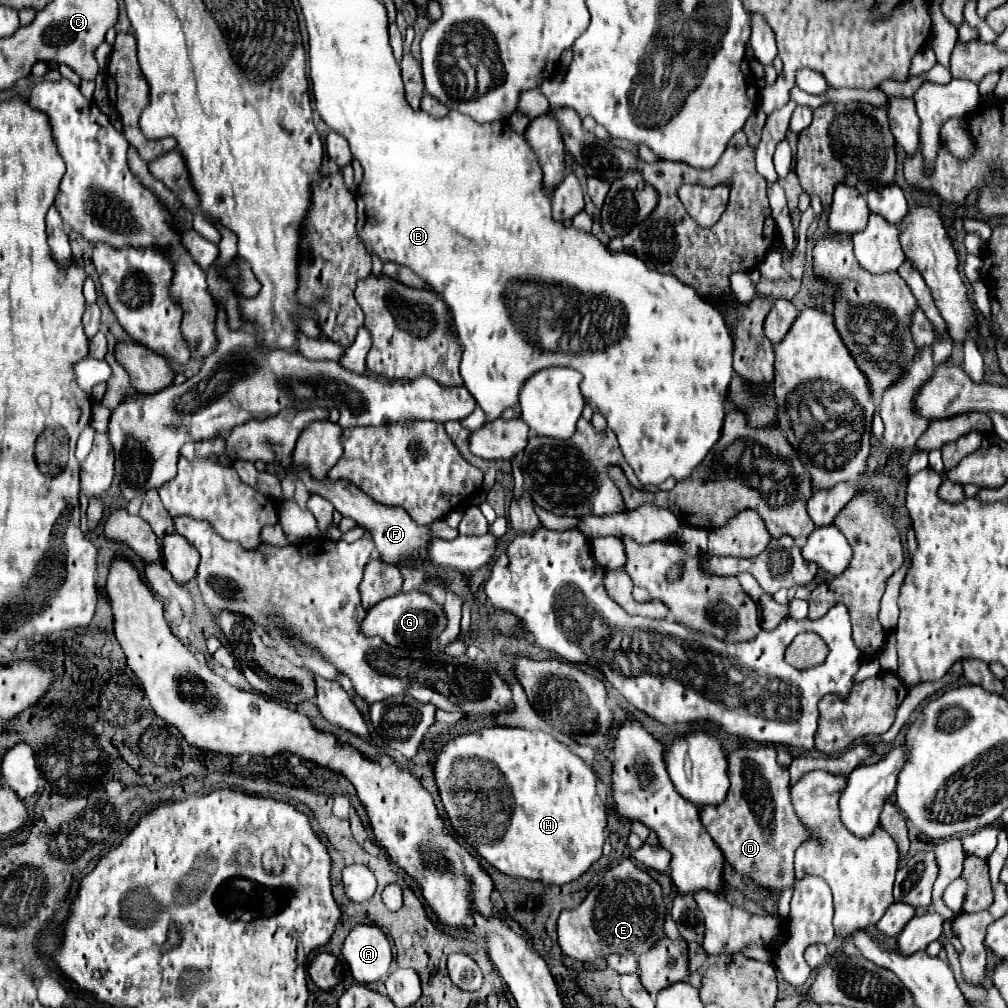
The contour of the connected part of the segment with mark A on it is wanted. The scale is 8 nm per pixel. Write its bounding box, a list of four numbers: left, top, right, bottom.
[341,924,393,984]

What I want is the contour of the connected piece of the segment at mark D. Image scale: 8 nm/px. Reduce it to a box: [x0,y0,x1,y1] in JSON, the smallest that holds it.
[699,746,811,890]

